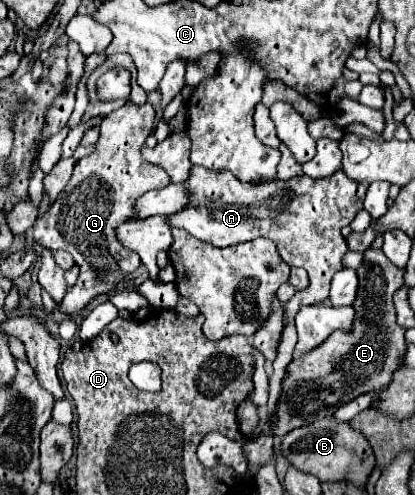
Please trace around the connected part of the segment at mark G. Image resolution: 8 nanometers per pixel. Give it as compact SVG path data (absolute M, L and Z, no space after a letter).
M149 102L143 106L125 104L115 112L107 114L99 128L99 140L95 142L93 154L81 158L73 176L69 178L63 192L57 196L53 206L37 218L33 226L33 242L41 248L65 250L73 254L81 276L73 288L67 290L61 300L61 312L77 316L85 304L99 296L115 290L117 282L133 274L141 266L137 252L127 250L117 240L117 226L129 218L135 218L135 202L149 190L159 190L167 186L169 178L159 168L143 160L141 148L155 126L155 110Z

